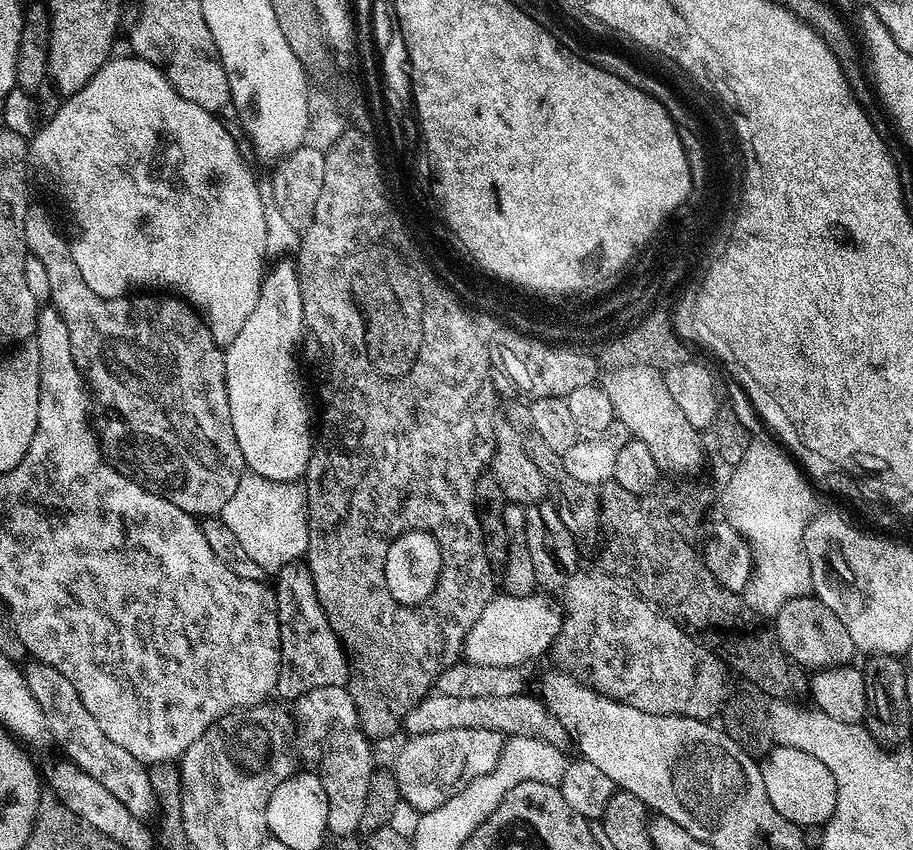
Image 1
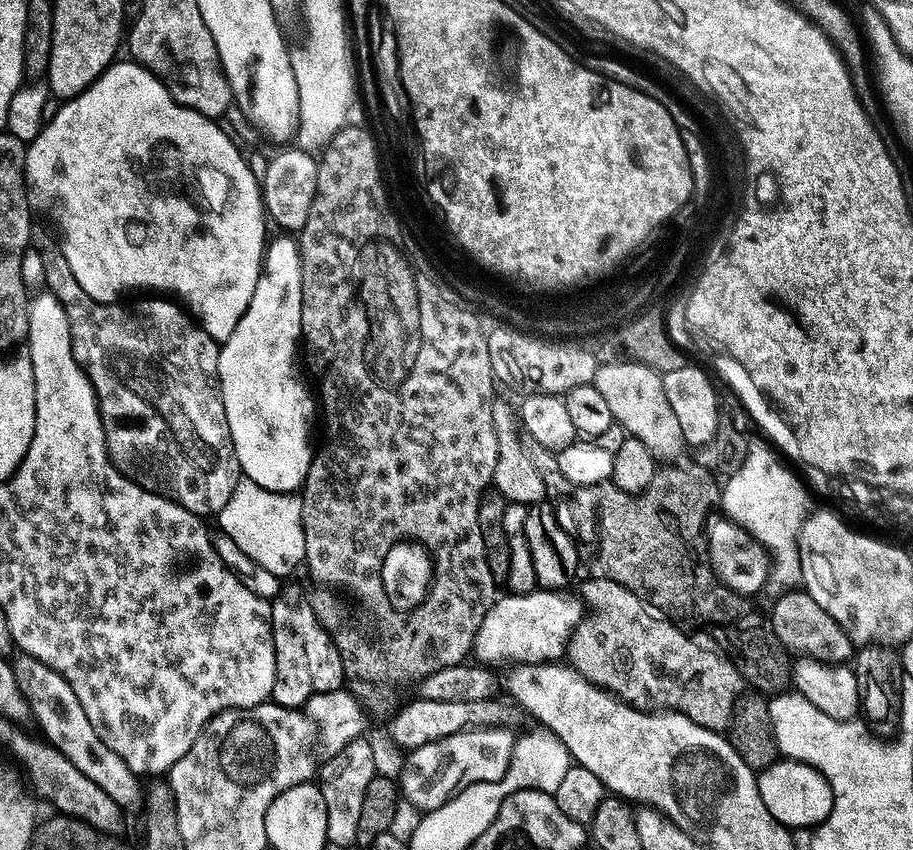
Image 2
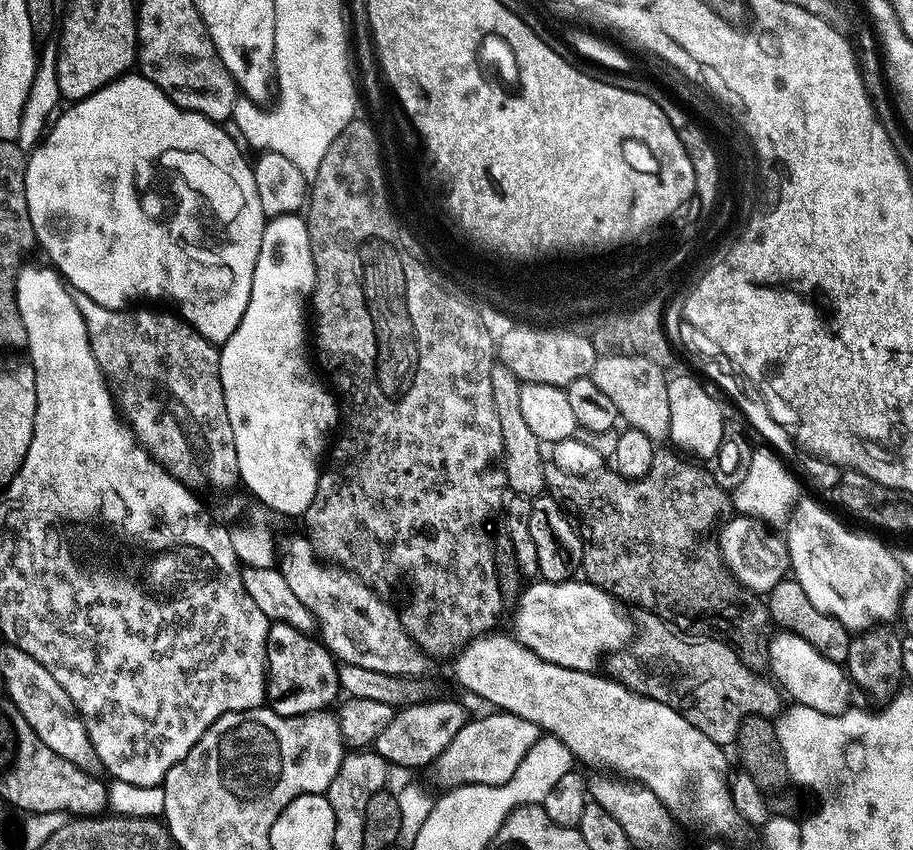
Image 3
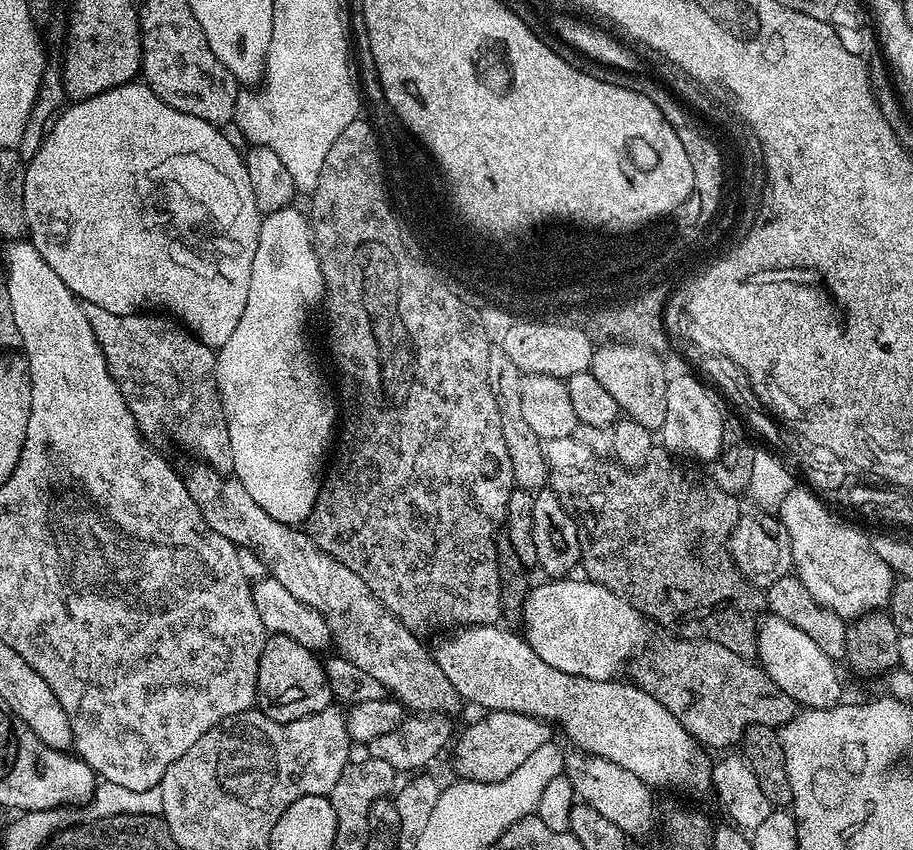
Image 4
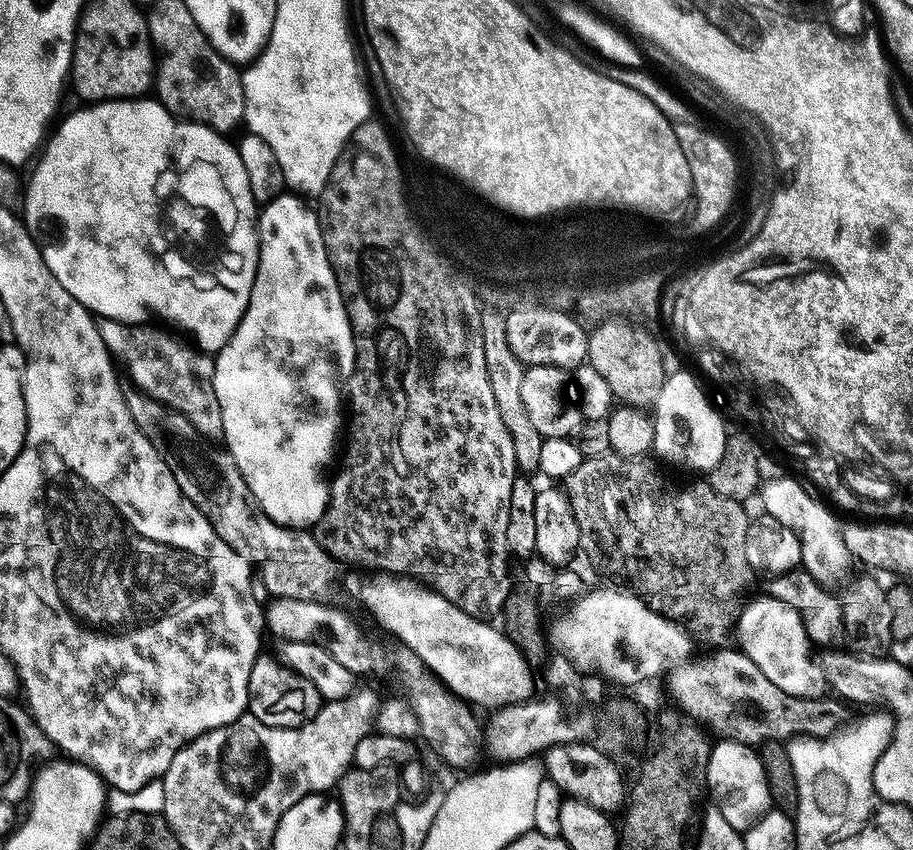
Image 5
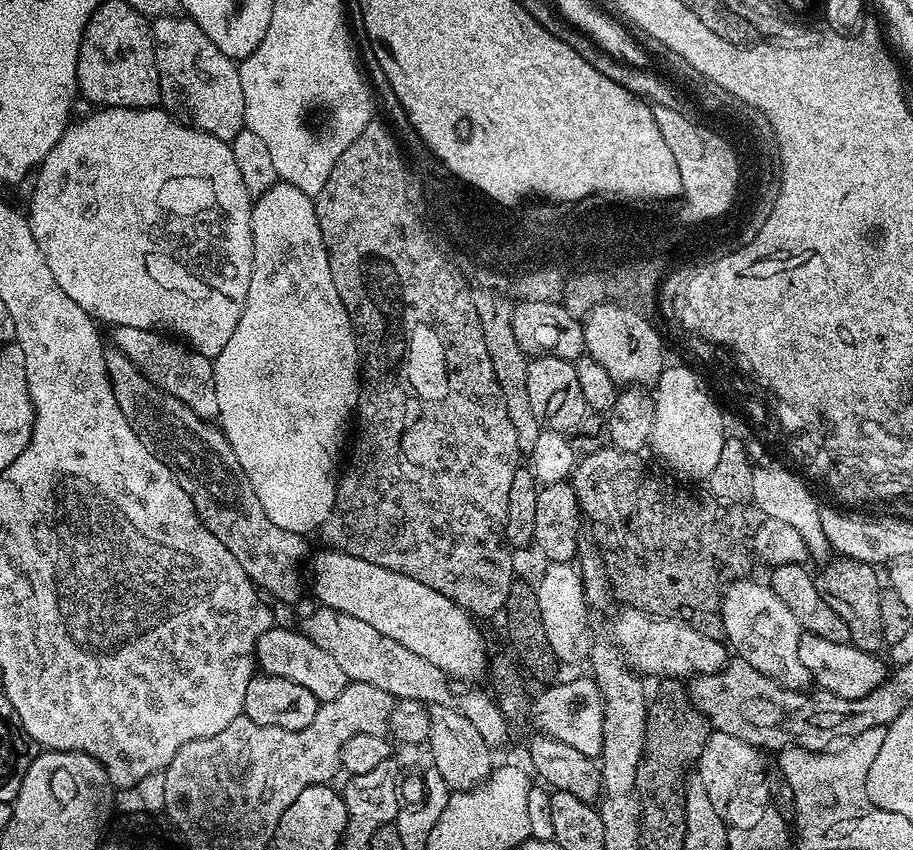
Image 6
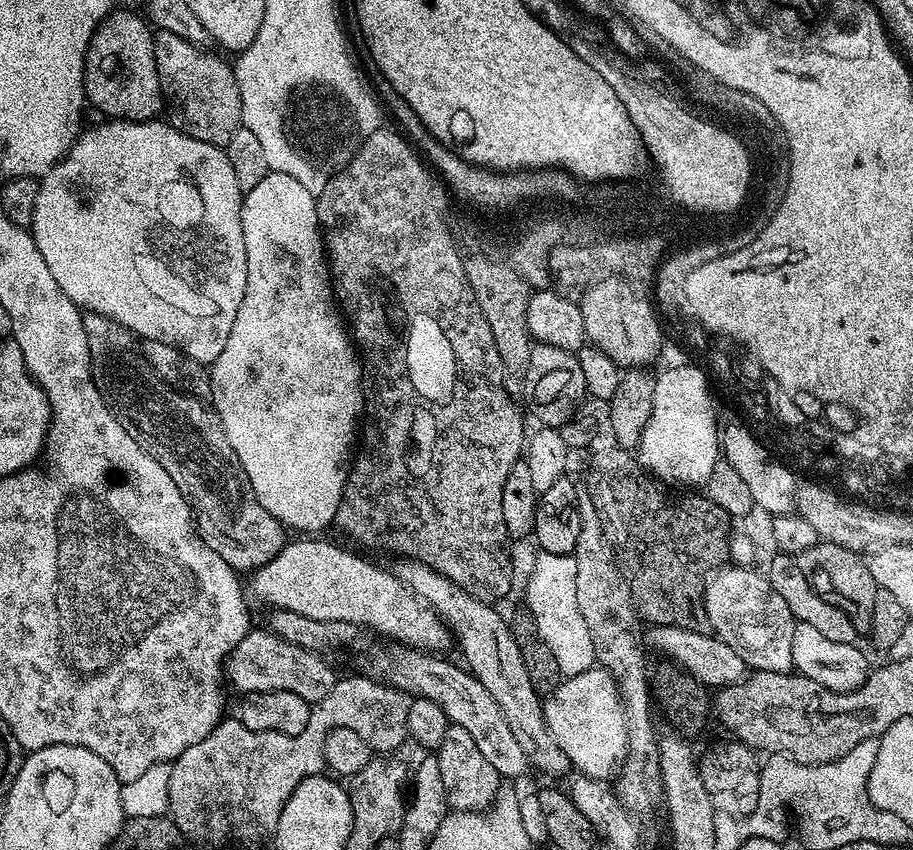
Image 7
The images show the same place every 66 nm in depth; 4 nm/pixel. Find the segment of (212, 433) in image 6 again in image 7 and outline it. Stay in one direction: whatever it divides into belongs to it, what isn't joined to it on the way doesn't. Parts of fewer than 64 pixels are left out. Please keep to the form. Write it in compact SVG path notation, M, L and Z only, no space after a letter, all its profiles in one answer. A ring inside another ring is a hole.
M84 312L83 318L84 329L86 330L86 344L90 346L90 358L92 359L92 381L96 383L96 389L100 391L102 398L118 418L118 422L122 422L122 426L126 426L126 434L130 434L130 438L134 438L134 442L138 442L138 446L142 446L142 450L146 450L146 454L153 456L162 466L162 470L166 470L166 474L170 474L170 478L174 478L174 486L178 486L178 490L182 490L186 502L193 510L199 535L203 536L204 541L207 542L231 568L237 569L241 573L251 573L253 570L261 568L266 562L273 560L273 558L284 549L286 543L286 537L284 537L284 535L286 535L286 529L279 520L275 520L274 517L269 514L266 510L266 506L262 506L262 502L258 502L258 498L250 486L250 478L246 478L246 470L242 470L242 462L238 462L238 454L234 454L234 450L230 446L230 442L224 433L224 428L220 425L219 414L209 407L205 401L197 400L195 396L189 396L187 392L169 388L168 383L161 380L160 377L153 372L152 367L144 362L144 353L138 347L137 337L129 332L126 326L122 326L118 322L114 322L110 318L106 318L97 312Z

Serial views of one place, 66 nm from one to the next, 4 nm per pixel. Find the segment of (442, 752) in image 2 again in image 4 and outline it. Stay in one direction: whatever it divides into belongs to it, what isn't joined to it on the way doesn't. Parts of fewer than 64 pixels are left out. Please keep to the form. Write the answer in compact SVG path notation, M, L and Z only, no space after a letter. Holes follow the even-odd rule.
M489 711L461 734L460 741L459 736L455 741L455 775L459 779L474 782L498 782L514 774L514 770L518 770L518 766L522 766L522 762L526 762L526 758L530 758L530 754L534 754L538 746L549 743L548 731L549 725L534 716L521 712Z

